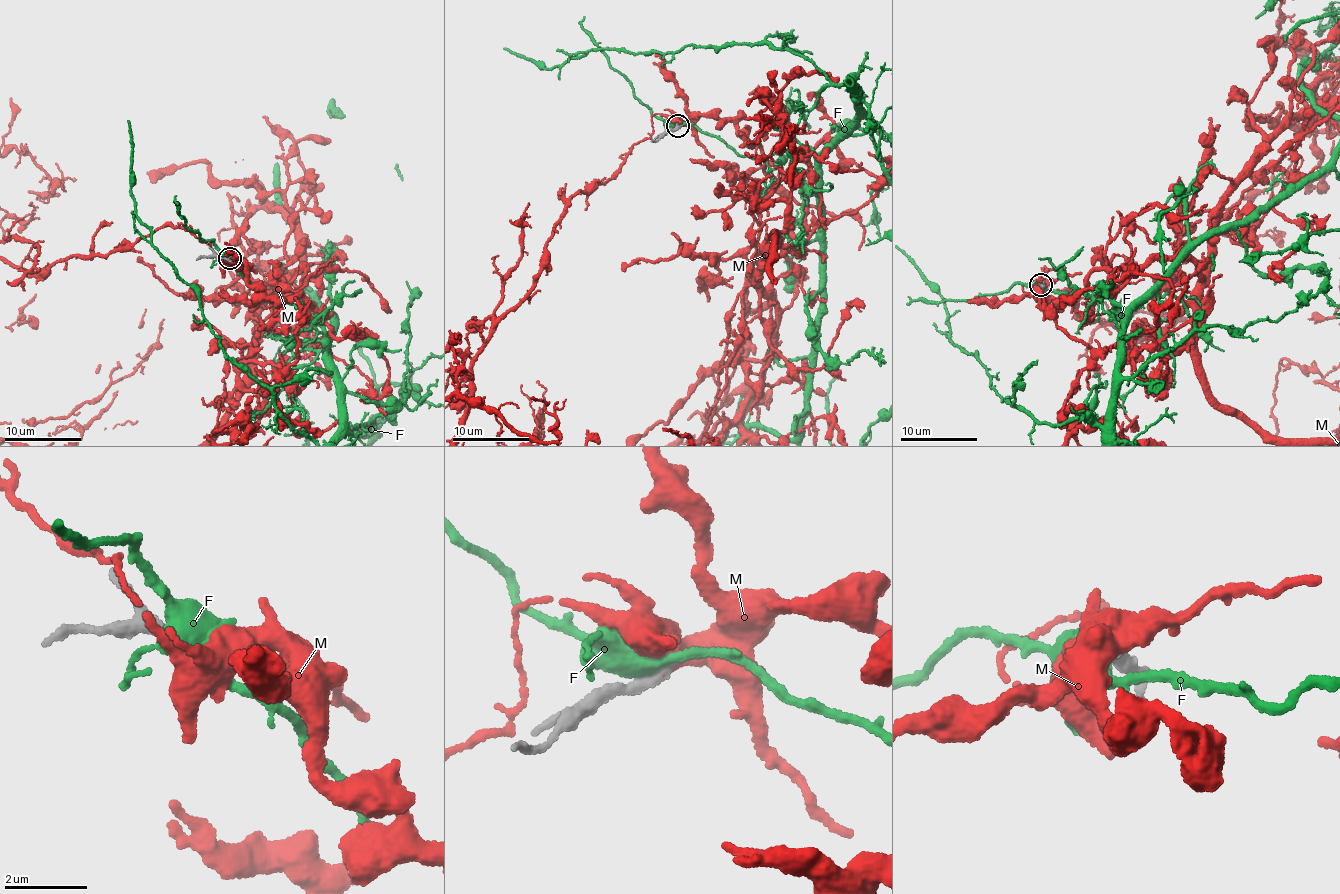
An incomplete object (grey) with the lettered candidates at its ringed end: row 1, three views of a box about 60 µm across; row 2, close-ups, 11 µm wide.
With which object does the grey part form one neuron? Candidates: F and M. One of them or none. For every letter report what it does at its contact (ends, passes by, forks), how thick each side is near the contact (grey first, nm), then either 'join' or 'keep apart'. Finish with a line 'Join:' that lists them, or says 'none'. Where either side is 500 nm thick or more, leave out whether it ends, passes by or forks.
F: 420/500 nm | keep apart
M: 400/500 nm | join
Join: M

